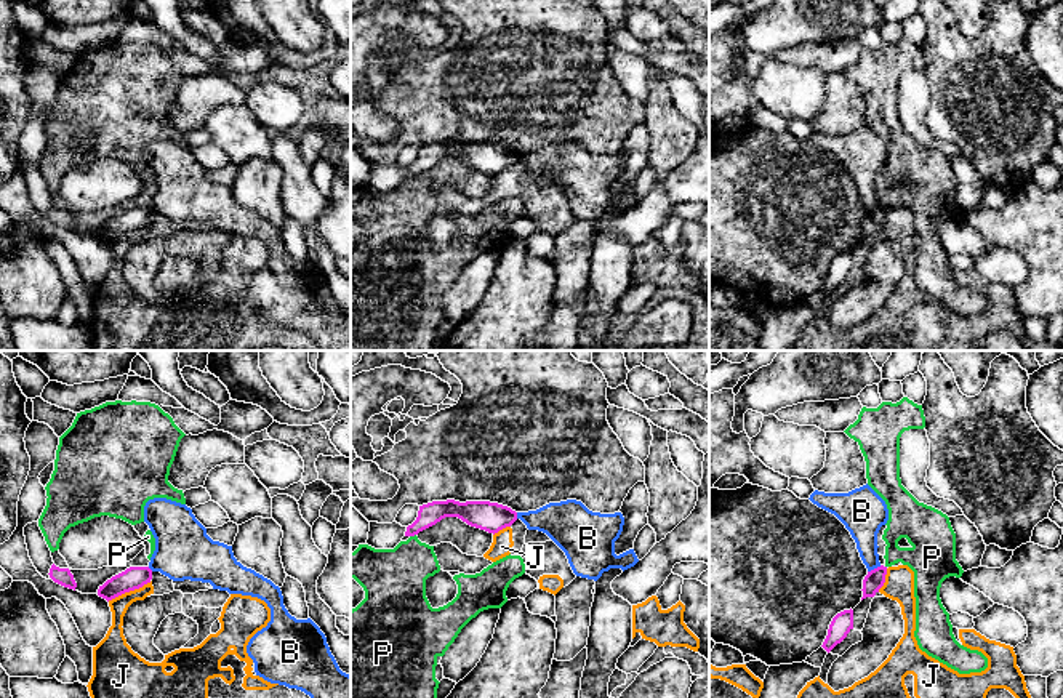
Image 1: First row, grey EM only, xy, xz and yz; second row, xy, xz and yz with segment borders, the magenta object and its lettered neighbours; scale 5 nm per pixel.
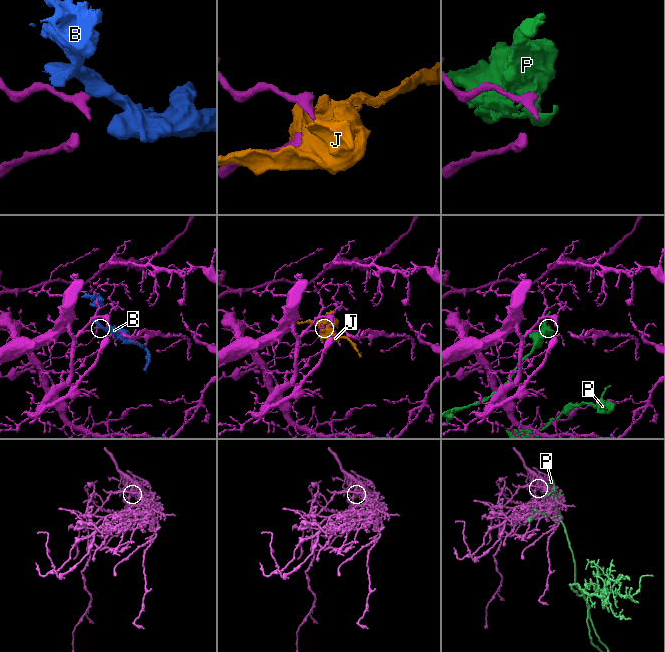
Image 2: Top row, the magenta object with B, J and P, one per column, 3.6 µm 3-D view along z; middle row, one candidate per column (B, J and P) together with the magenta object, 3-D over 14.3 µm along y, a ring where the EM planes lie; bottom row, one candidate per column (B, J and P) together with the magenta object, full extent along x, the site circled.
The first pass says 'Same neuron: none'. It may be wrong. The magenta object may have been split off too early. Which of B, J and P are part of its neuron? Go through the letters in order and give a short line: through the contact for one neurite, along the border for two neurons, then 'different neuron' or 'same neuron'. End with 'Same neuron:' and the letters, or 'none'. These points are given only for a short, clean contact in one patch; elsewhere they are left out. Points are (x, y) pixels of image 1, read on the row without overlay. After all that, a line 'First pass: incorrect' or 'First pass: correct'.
B: yz (881, 207), (868, 213) | different neuron
J: different neuron
P: different neuron
Same neuron: none
First pass: correct

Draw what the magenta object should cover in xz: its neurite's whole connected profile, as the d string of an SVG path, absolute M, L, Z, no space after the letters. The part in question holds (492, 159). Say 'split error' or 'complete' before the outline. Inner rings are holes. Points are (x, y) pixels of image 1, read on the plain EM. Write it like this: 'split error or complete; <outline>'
complete; M432 142L419 147L418 158L407 168L405 178L415 178L445 158L458 158L471 168L495 176L511 168L517 162L517 154L507 147L490 142Z

